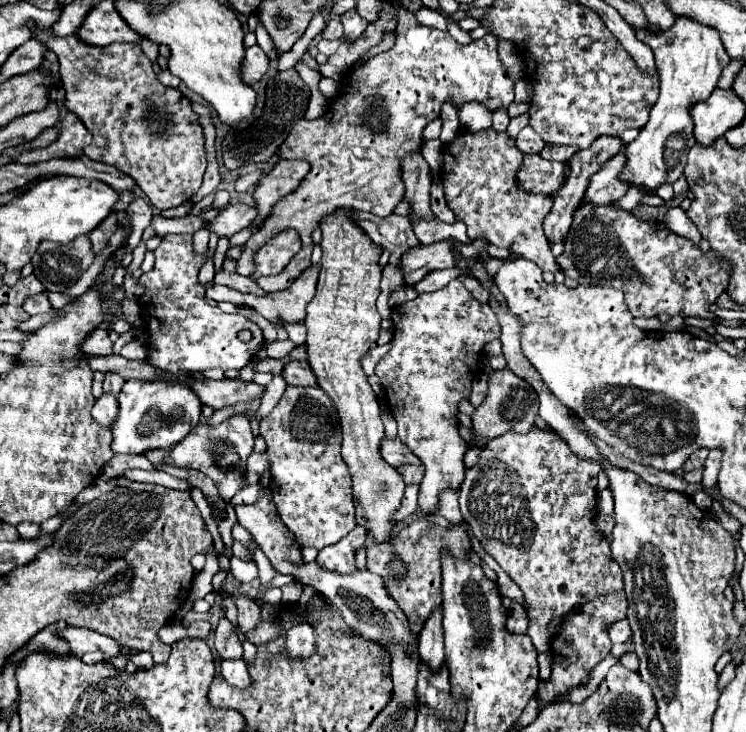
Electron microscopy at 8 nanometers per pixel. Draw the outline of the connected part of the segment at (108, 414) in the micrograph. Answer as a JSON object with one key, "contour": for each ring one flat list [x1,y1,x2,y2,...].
{"contour":[[103,393,103,395,95,401,95,405,93,405,93,409,91,409,91,415,93,415,93,419,95,419,99,425,111,427,111,425,115,423,117,415,119,415,119,403,117,403,115,395]]}

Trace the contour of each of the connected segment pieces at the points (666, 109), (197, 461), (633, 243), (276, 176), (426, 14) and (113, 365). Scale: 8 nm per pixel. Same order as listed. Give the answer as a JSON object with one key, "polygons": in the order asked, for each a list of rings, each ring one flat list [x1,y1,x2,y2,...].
{"polygons":[[[679,17,675,25,665,33,647,33,643,29,635,31,637,39,647,43,655,51,655,63,659,71,659,99,651,109,649,123,641,129,639,137,627,145,627,165,621,179,631,185,643,185,655,191,663,183,675,183,687,165,687,153,695,145,693,123,689,115,691,103,707,99,721,71,729,65,729,55,713,27,707,27,695,19]],[[235,415,235,417,225,419,217,427,199,423,199,427,195,427,195,431,191,431,191,435,187,435,187,439,183,439,183,443,177,443,167,457,169,463,175,463,177,467,189,467,189,469,203,471,207,477,211,477,215,481,219,495,225,501,227,515,225,521,219,523,219,533,227,547,233,545,231,530,237,522,236,514,231,512,233,507,229,501,237,491,241,491,245,487,245,465,247,465,247,457,251,453,253,453,253,433,249,427,249,419,245,415]],[[583,203,573,213,573,223,565,239,565,253,557,259,563,267,565,277,573,277,581,285,617,285,625,293,625,303,633,317,655,317,659,313,667,313,669,317,673,317,685,313,685,317,711,319,715,321,715,325,721,321,715,313,711,313,711,305,727,289,729,263,721,261,713,251,701,253,701,249,689,239,675,235,667,227,657,229,655,223,647,223,635,217,631,211,617,209,613,203]],[[299,159,277,161,277,165,269,171,269,175,265,175,259,181,255,189,257,211,259,211,259,219,255,219,255,223,261,223,281,197,295,191,309,171,311,171,311,165,307,161,299,161]],[[421,9,421,11,417,11,415,15,417,15,417,21,419,21,421,25,437,27,437,29,441,29,441,31,445,31,445,29,447,29,447,21,445,21,445,17,443,17,441,13,437,13,437,11]],[[107,355,107,357,87,357,85,361,91,371,103,371,103,373,117,373,123,379,133,379,133,377,145,377,145,379,155,379,159,375,149,363,145,361,129,361,121,355]]]}

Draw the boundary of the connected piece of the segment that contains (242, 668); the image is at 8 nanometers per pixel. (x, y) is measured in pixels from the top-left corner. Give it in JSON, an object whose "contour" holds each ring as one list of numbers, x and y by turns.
{"contour":[[225,659,221,661,219,673,223,675,223,679,237,689,247,689,253,685,253,679,249,675,249,667,245,665,243,659]]}

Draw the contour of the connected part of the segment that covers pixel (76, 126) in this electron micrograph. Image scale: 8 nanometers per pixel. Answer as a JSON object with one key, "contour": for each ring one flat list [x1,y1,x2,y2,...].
{"contour":[[63,111,63,119,57,125,61,127,61,135,55,143,51,143,49,147,43,147,43,149,25,151,15,161,19,161,19,163,35,161,37,163,37,161,47,161,51,157,77,157,77,155,81,155,83,147,87,147,91,143,91,133,87,131,83,121,75,113]]}

